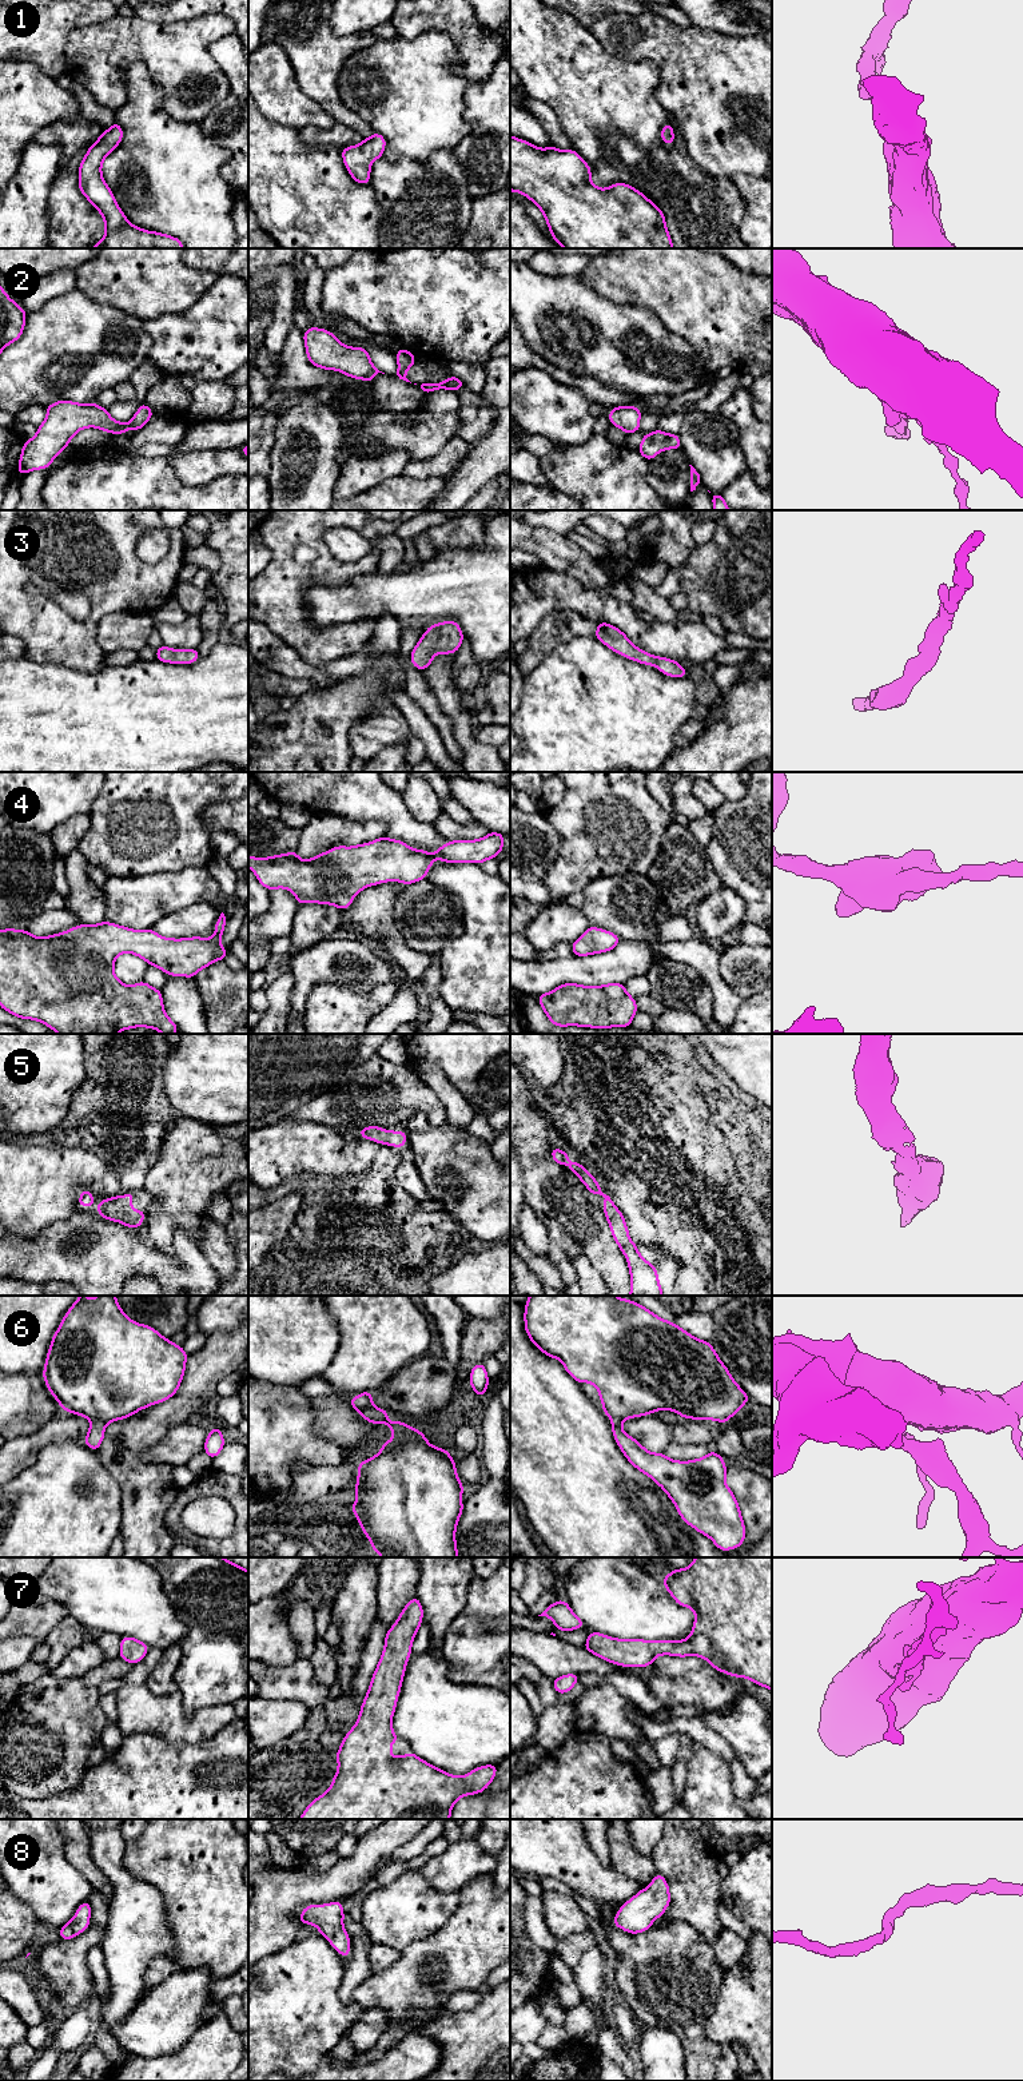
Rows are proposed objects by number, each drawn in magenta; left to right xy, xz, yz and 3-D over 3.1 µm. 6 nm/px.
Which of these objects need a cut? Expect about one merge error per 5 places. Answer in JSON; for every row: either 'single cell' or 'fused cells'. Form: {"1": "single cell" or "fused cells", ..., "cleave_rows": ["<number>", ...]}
{"1": "single cell", "2": "single cell", "3": "single cell", "4": "single cell", "5": "single cell", "6": "single cell", "7": "single cell", "8": "single cell", "cleave_rows": []}

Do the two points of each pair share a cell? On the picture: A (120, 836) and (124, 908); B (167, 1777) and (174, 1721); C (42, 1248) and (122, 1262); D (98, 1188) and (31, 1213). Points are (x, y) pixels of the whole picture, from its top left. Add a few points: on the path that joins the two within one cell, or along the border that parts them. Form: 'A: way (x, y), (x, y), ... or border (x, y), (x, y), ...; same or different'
A: border (154, 872), (132, 876), (108, 876); different
B: border (140, 1733), (160, 1734), (170, 1741), (203, 1741); different
C: way (62, 1254), (102, 1256); same
D: way (82, 1182), (62, 1182), (47, 1197); same

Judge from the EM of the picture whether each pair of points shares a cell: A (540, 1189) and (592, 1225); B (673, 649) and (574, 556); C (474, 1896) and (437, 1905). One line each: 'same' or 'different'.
A: same
B: different
C: different

